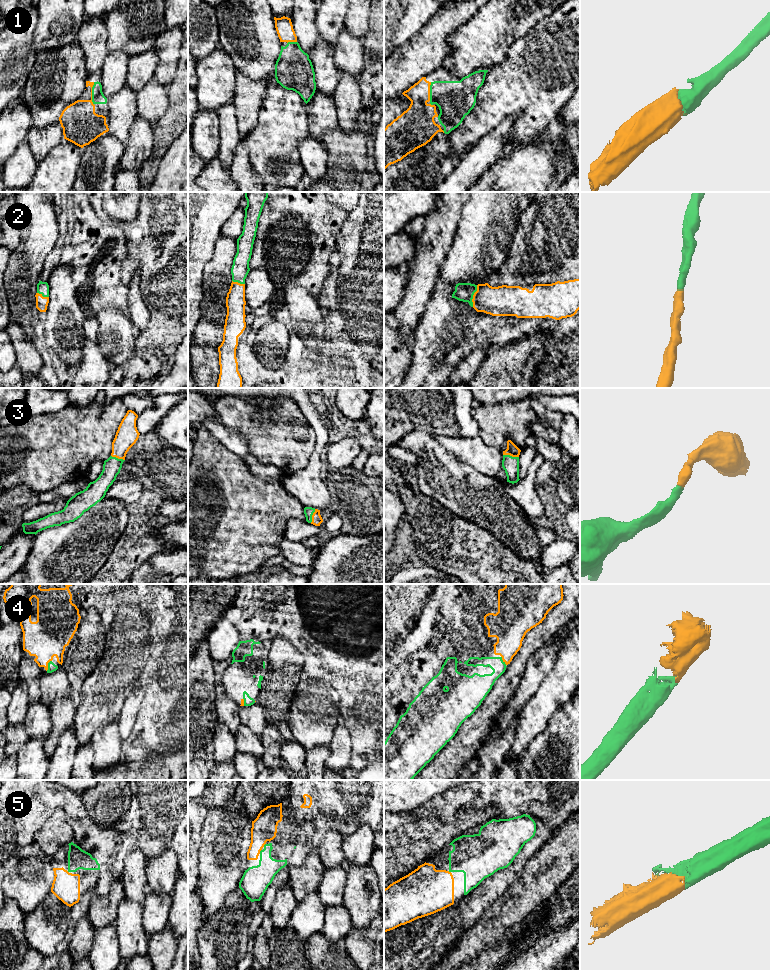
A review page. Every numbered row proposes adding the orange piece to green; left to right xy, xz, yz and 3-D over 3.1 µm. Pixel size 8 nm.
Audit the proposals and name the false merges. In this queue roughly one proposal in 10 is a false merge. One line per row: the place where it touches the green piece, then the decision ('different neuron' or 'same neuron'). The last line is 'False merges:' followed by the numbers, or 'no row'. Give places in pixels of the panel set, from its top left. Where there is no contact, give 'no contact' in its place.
1: contact xy (92, 93); same neuron
2: contact yz (472, 296); same neuron
3: contact yz (511, 456); same neuron
4: contact xy (48, 665); same neuron
5: contact xz (260, 851); same neuron
False merges: no row

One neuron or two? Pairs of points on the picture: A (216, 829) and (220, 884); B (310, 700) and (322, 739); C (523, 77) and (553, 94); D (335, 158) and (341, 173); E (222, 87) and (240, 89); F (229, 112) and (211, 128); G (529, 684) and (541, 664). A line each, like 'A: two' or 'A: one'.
A: one
B: one
C: one
D: one
E: two
F: two
G: one

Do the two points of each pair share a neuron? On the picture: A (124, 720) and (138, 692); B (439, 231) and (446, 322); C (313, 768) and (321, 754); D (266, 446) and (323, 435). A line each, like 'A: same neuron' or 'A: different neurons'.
A: same neuron
B: different neurons
C: same neuron
D: different neurons

